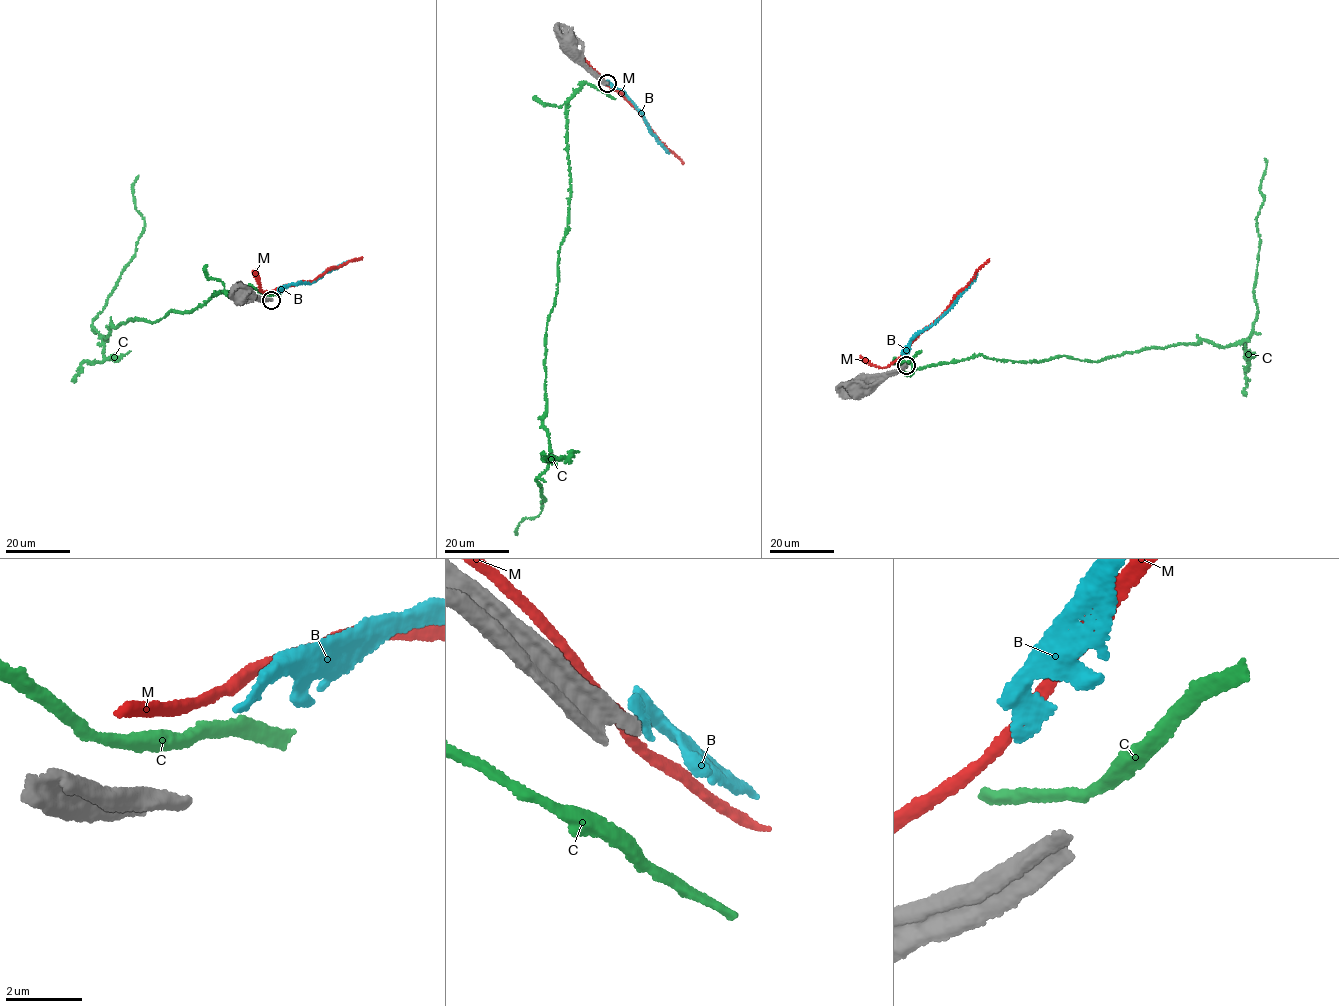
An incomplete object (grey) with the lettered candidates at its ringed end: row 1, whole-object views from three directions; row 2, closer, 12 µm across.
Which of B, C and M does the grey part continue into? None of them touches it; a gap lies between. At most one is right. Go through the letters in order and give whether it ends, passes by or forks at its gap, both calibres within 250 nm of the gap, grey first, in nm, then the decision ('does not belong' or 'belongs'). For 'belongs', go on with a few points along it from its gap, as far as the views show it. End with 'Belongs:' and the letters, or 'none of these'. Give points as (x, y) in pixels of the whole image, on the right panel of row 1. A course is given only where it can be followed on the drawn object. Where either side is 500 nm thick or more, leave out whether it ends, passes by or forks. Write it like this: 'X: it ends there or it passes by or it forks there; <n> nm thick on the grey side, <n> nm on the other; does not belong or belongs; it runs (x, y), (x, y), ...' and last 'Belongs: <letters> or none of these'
B: it ends there; 320 nm thick on the grey side, 260 nm on the other; does not belong
C: it passes by; 320 nm thick on the grey side, 400 nm on the other; does not belong
M: it passes by; 320 nm thick on the grey side, 280 nm on the other; does not belong
Belongs: none of these

